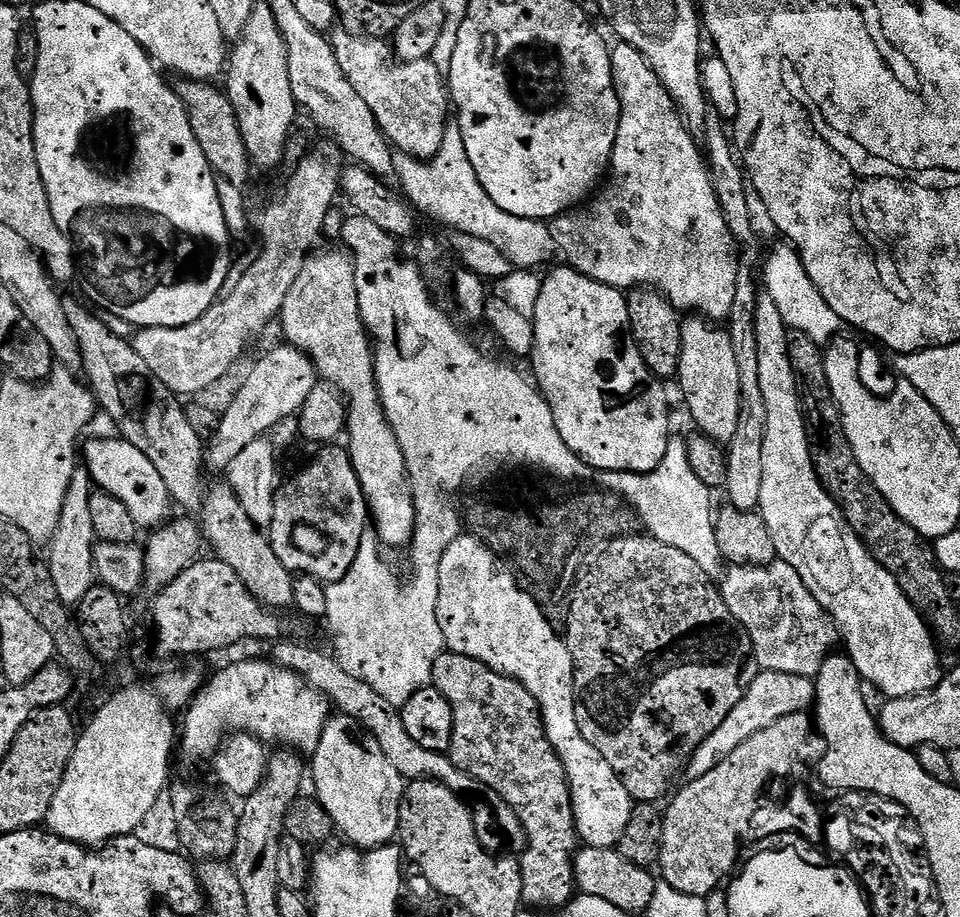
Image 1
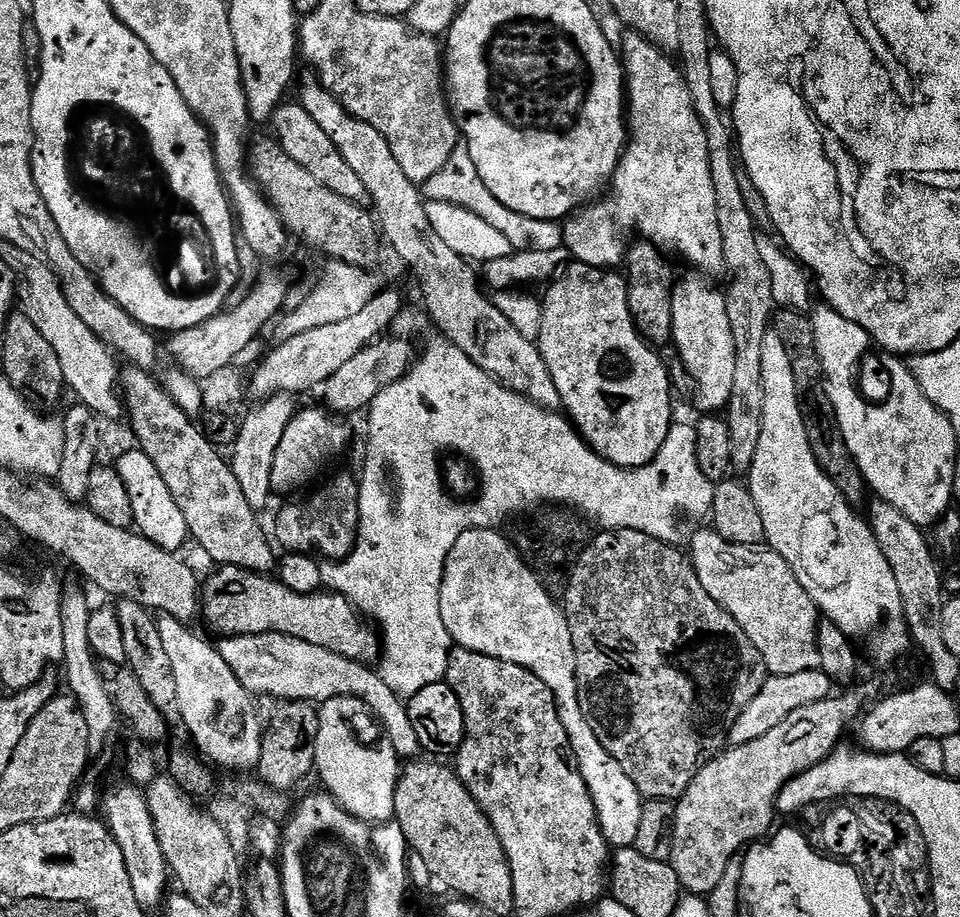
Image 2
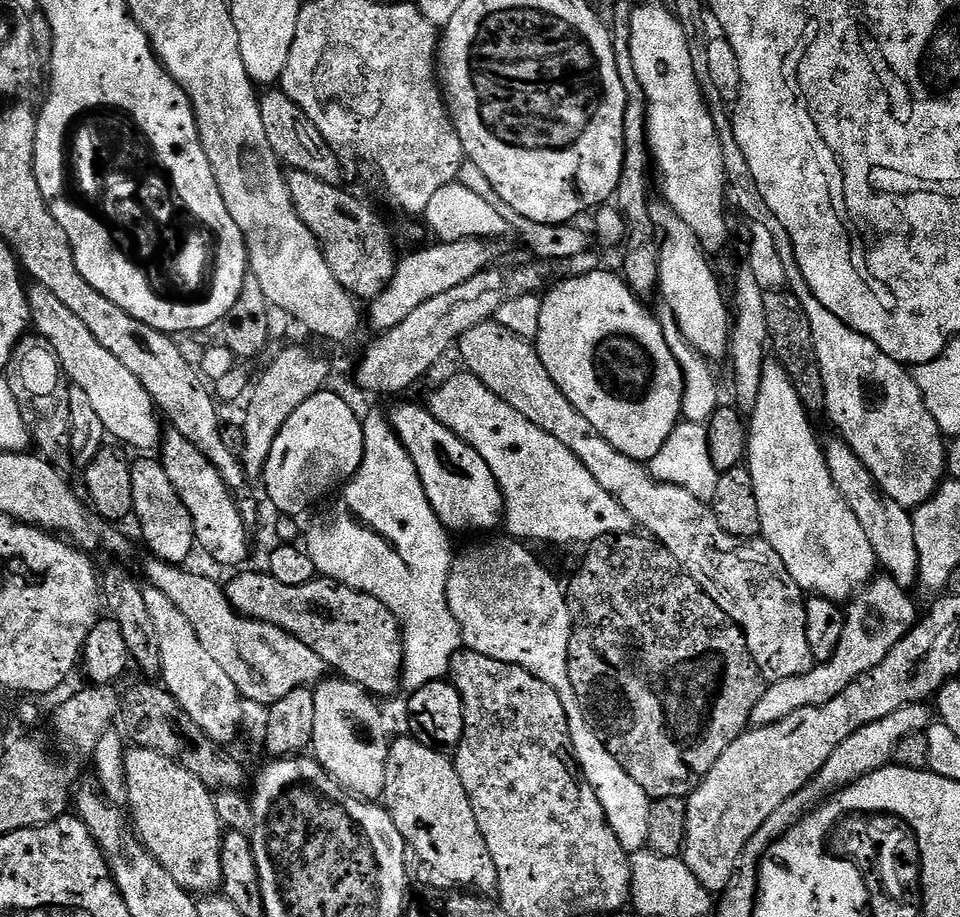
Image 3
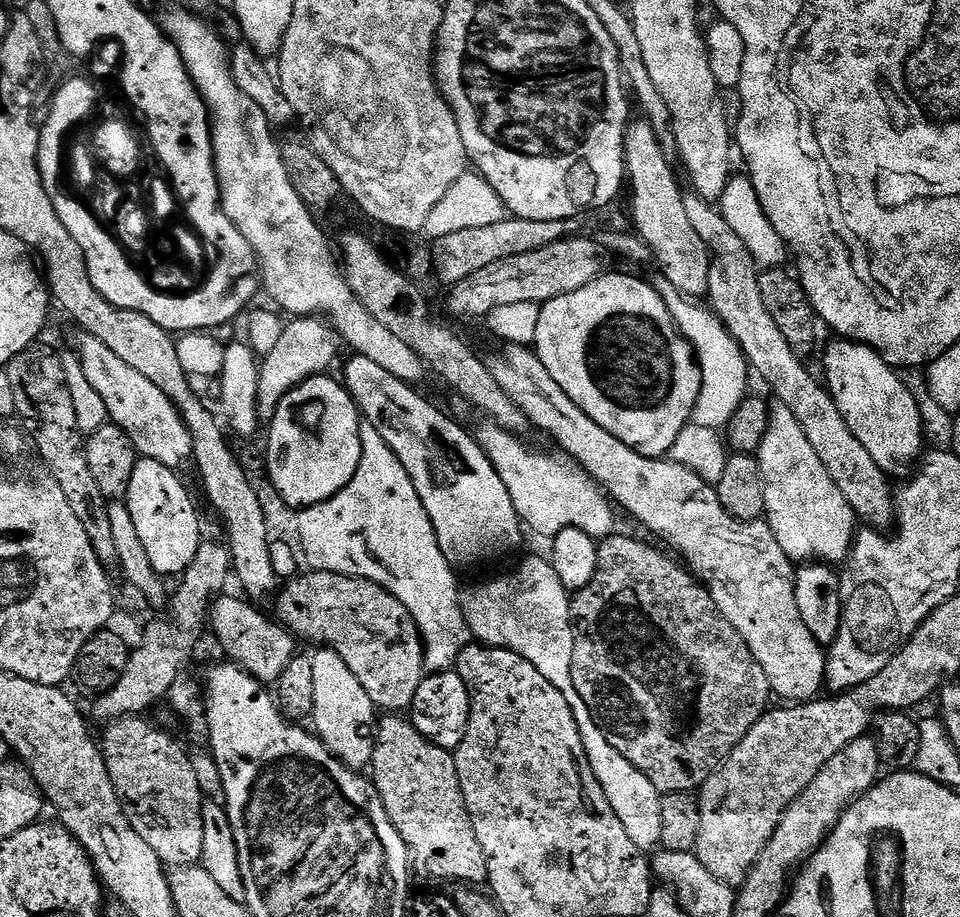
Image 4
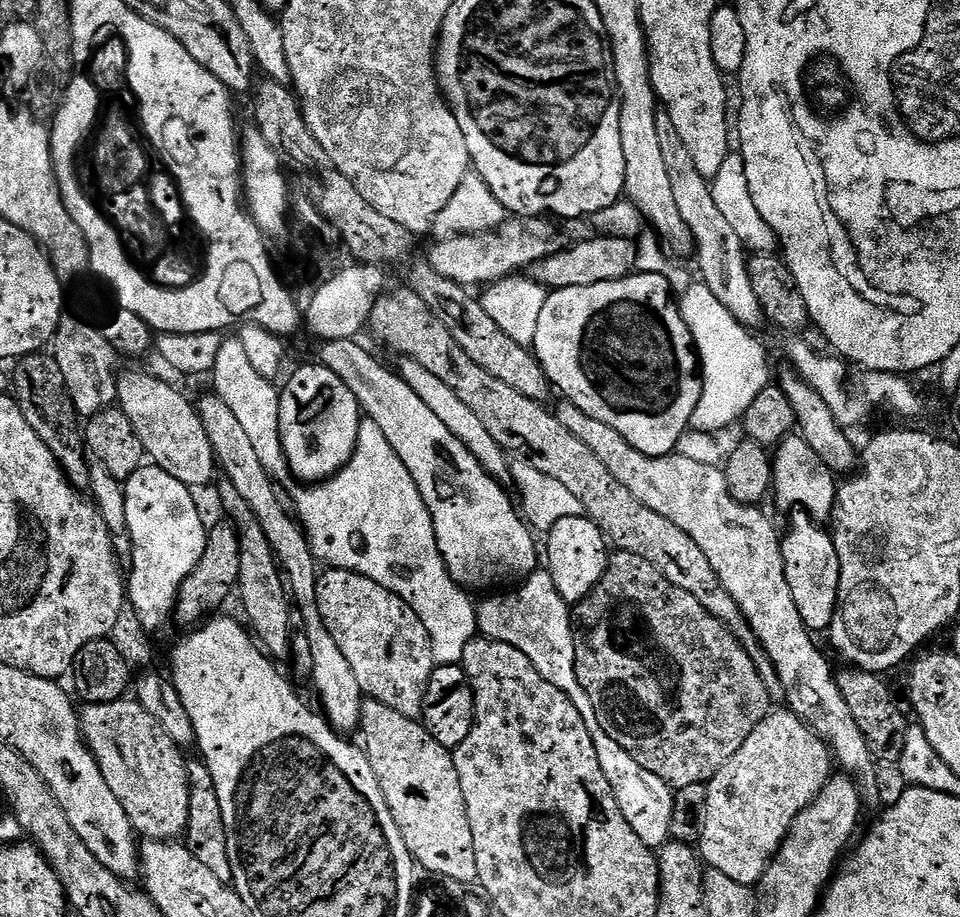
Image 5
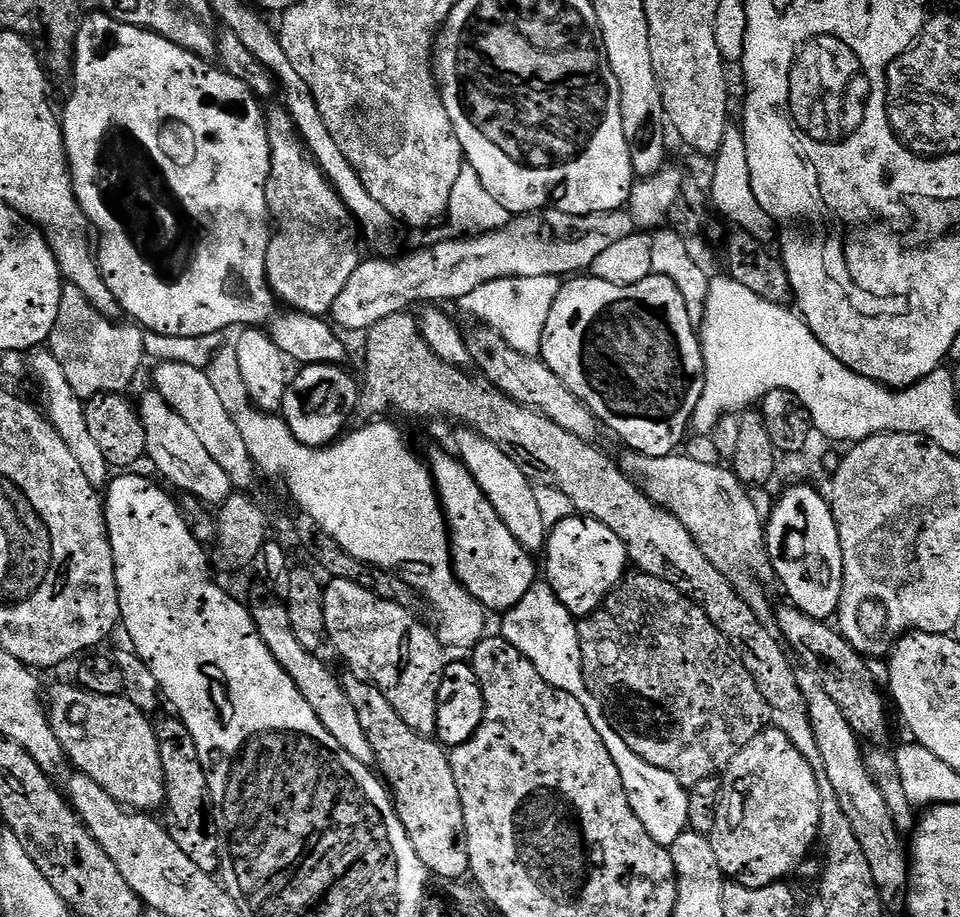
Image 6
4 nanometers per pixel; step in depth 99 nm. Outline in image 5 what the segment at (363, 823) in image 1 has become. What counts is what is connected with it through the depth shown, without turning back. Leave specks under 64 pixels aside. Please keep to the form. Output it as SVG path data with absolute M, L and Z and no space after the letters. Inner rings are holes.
M208 394L197 403L196 407L203 429L206 430L207 437L210 439L217 467L238 494L241 494L246 504L250 506L250 510L253 510L259 526L265 531L266 540L270 542L271 549L274 550L281 573L286 579L293 605L298 611L299 621L300 618L302 620L302 631L314 650L314 670L310 683L316 687L316 692L320 695L320 704L324 707L323 715L337 733L355 733L360 726L360 711L366 697L360 691L358 678L354 678L354 670L350 670L350 662L346 662L346 654L338 650L338 642L334 642L334 634L326 630L321 611L318 610L317 582L320 577L318 571L316 572L318 562L309 548L307 536L291 513L288 514L284 510L274 490L275 483L262 466L254 446L251 445L251 441L248 441L247 433L243 432L242 425L231 413L230 408L214 394Z

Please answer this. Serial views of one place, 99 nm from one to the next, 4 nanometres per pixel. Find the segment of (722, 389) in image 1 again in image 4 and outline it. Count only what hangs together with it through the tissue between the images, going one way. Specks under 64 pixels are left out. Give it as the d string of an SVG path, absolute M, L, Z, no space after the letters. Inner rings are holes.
M633 119L625 129L624 161L628 186L632 188L634 228L647 244L649 253L654 258L656 255L659 275L666 277L683 296L707 297L710 272L708 247L702 238L698 238L694 225L687 217L685 193L680 190L673 165L662 153L648 120Z

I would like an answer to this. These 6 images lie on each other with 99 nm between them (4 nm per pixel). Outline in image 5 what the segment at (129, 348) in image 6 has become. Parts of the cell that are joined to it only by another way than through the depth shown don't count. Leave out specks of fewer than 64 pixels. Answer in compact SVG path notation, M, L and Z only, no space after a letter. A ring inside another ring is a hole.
M61 315L56 335L50 344L51 355L56 357L58 370L66 378L66 390L76 407L76 415L81 418L97 416L103 408L113 407L117 403L116 360L118 354L104 338L95 323L87 324L76 316ZM116 372L116 373L115 373Z

